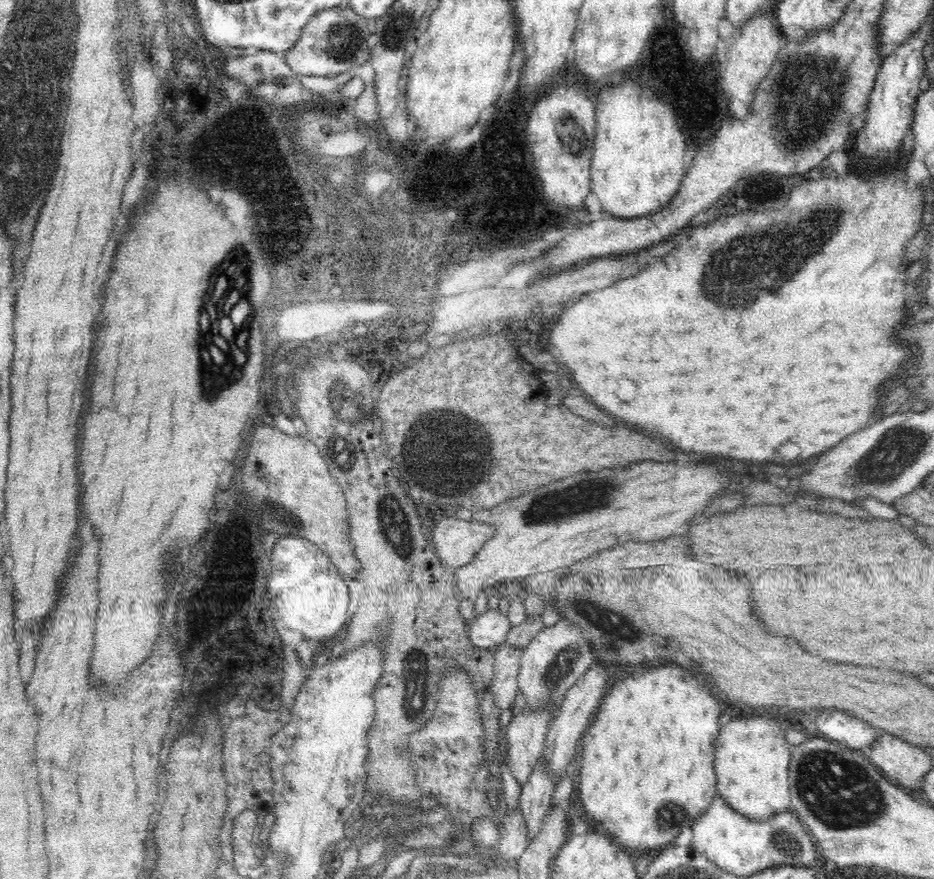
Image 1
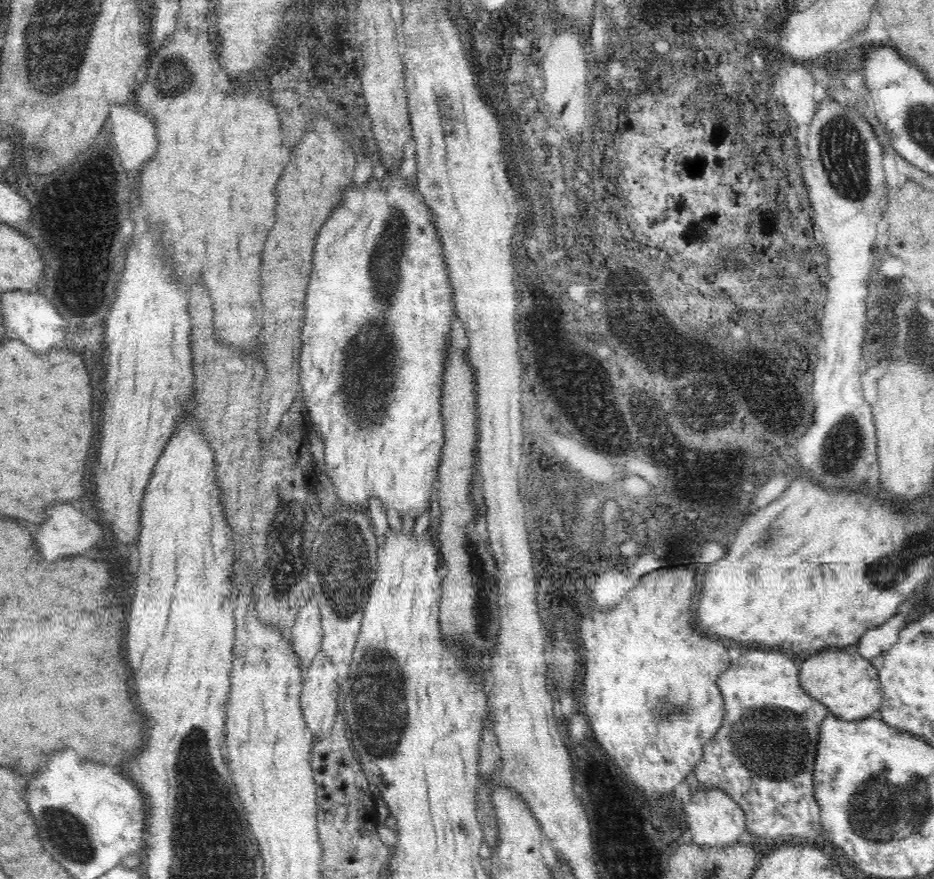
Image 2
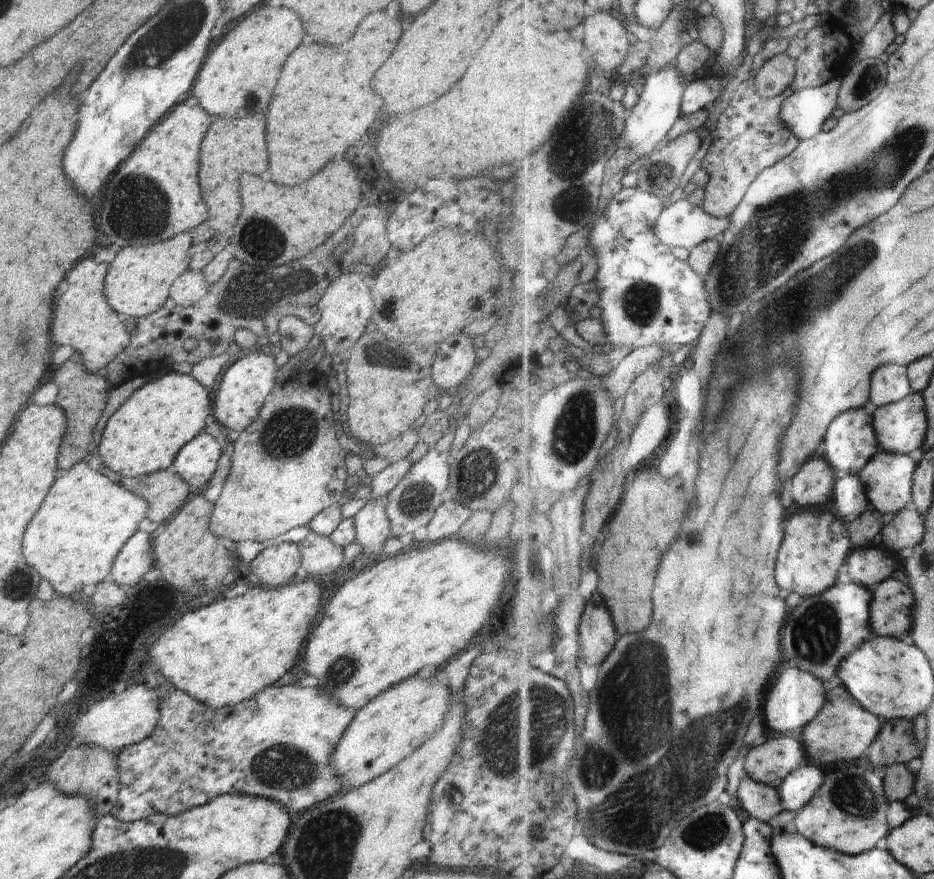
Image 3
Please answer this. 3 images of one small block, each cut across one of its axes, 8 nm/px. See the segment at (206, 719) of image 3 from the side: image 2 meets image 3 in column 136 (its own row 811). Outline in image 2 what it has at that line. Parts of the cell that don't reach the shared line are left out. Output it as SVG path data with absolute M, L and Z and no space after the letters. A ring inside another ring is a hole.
M778 650L744 652L718 680L724 696L724 720L714 738L705 745L702 758L695 766L699 790L724 791L744 811L746 830L751 837L773 838L780 842L820 843L824 838L820 807L814 797L813 770L817 740L828 710L815 698L808 697L800 685L800 668L788 655Z

